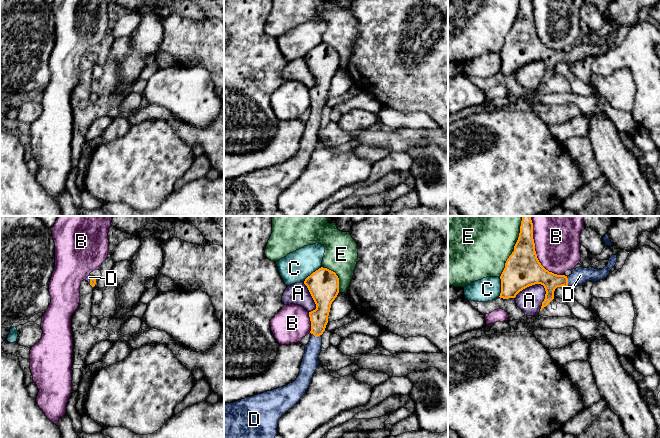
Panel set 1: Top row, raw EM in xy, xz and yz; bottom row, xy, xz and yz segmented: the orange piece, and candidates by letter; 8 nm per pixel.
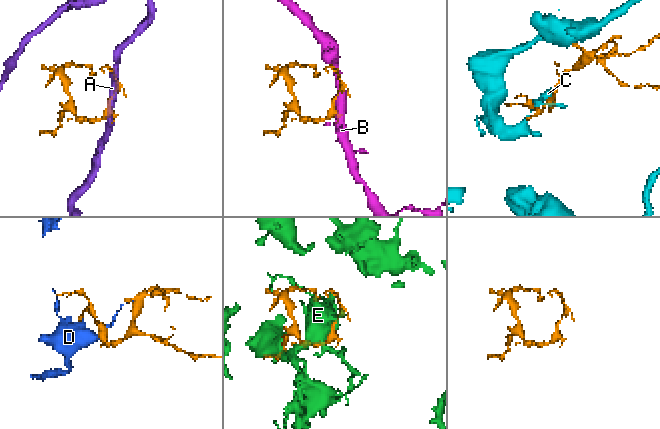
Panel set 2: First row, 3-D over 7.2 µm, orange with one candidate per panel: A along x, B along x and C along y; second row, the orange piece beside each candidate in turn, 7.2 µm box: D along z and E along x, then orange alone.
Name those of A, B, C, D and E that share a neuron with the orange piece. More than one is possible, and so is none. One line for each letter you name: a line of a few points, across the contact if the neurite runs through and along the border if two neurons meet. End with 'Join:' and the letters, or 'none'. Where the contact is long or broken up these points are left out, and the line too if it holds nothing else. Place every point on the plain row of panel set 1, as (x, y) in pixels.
D: line xz (319, 93), (316, 112), (310, 138)
Join: D

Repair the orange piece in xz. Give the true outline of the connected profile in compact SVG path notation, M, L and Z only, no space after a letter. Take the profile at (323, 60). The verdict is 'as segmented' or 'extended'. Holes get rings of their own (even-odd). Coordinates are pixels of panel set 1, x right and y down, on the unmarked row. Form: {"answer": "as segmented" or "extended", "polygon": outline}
{"answer": "extended", "polygon": "M327 44L308 52L307 62L316 85L309 88L311 113L296 156L281 164L224 179L224 216L273 216L279 195L305 170L319 141L322 113L332 78L339 69L339 54Z"}

